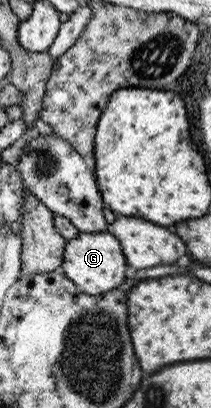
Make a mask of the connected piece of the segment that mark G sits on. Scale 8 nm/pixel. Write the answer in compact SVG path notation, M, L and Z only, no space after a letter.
M109 232L81 233L66 240L59 267L62 274L75 284L82 294L99 295L115 289L126 277L127 265L119 242Z

